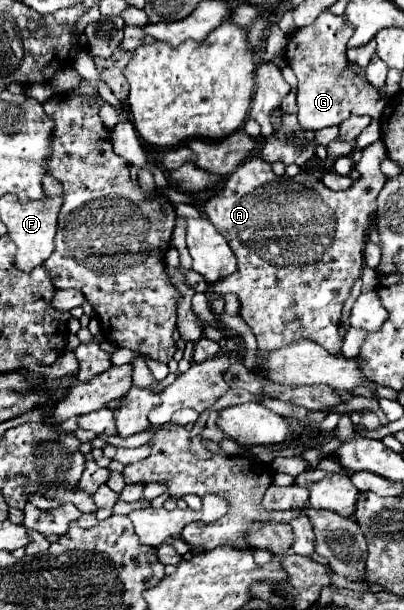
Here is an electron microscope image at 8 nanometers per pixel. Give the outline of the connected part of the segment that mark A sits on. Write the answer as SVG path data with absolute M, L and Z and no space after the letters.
M377 141L377 143L369 145L369 147L365 147L361 159L354 164L354 168L361 173L361 177L359 177L357 181L353 181L353 185L351 185L349 189L345 189L345 191L331 191L331 189L325 187L319 179L315 179L313 175L309 175L309 173L305 173L305 171L301 171L301 173L295 175L295 177L289 177L289 175L277 177L277 175L273 173L271 165L267 165L267 163L265 163L263 159L259 159L259 157L251 157L251 159L247 159L245 163L241 163L241 165L227 177L225 185L223 185L219 191L215 191L211 199L207 199L207 201L203 203L203 207L201 207L203 215L205 215L205 217L217 227L217 231L231 243L231 249L235 251L237 267L239 267L237 273L227 275L227 279L219 279L219 283L211 283L211 285L209 285L209 293L211 293L213 297L215 297L215 295L225 297L225 295L229 295L229 293L233 293L233 295L239 297L239 303L241 303L239 315L243 317L243 321L251 327L253 335L257 337L259 349L271 351L271 349L283 347L283 345L291 343L293 337L311 339L311 341L323 345L323 347L325 347L327 351L331 351L331 353L337 353L337 351L341 349L341 337L339 337L339 333L337 333L337 329L339 329L339 325L341 325L341 307L343 307L345 299L349 297L349 291L351 291L353 281L355 281L355 279L361 275L361 271L363 271L363 249L365 249L365 243L367 243L367 229L369 229L369 225L371 225L371 221L373 221L373 215L375 215L375 209L377 209L375 199L377 199L377 195L379 195L379 191L383 189L385 179L387 179L387 177L383 175L383 171L381 171L381 161L383 161L385 157L387 157L387 153L385 153L385 147L383 147L381 141Z

